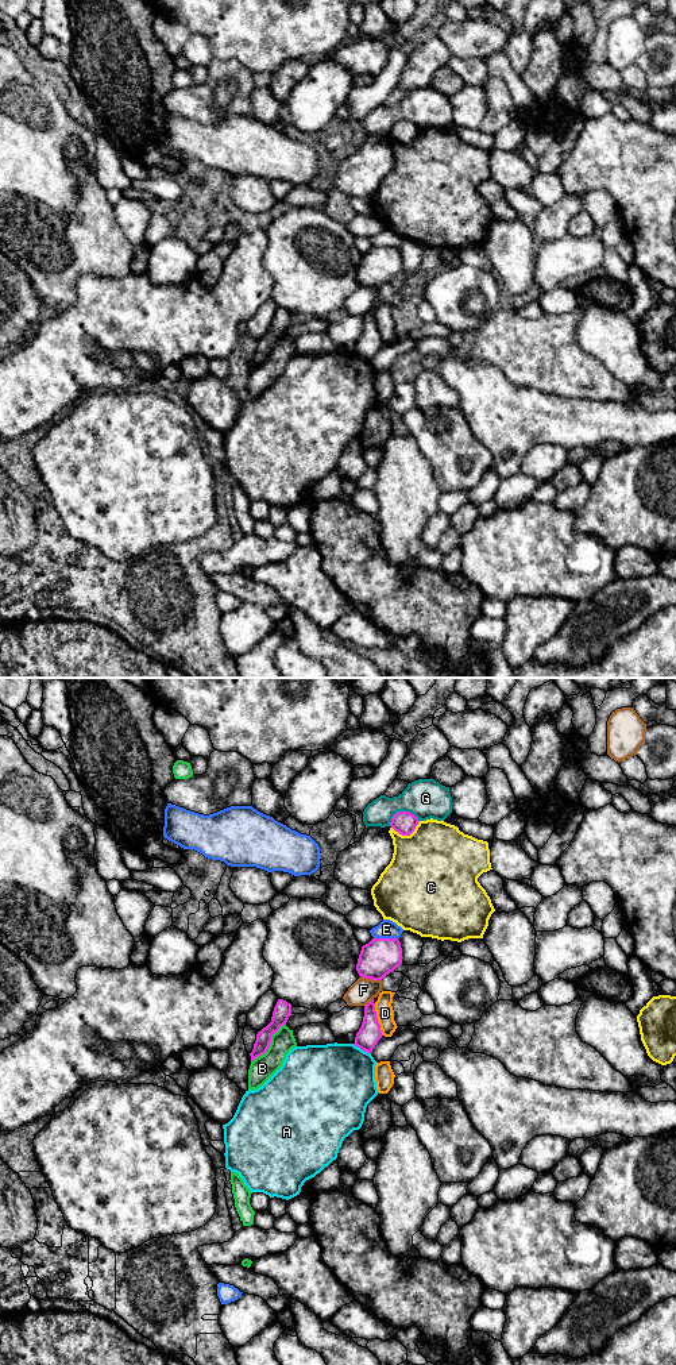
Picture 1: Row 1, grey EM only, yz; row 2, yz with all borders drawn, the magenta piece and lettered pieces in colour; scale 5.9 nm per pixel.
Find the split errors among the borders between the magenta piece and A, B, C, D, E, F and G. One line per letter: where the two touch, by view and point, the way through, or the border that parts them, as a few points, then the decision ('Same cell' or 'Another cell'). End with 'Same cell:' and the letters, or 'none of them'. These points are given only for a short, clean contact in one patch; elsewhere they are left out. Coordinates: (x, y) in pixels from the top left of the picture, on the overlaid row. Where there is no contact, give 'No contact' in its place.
A: Touches magenta at yz (362, 1049). Another cell
B: Touches magenta at yz (270, 1042). Another cell
C: Touches magenta at yz (406, 835). Another cell
D: Touches magenta at yz (377, 1020). Boundary: yz (374, 1003), (382, 1034). Another cell
E: Touches magenta at yz (386, 939). Another cell
F: Touches magenta at yz (371, 978). Another cell
G: Touches magenta at yz (401, 812). Another cell
Same cell: none of them

